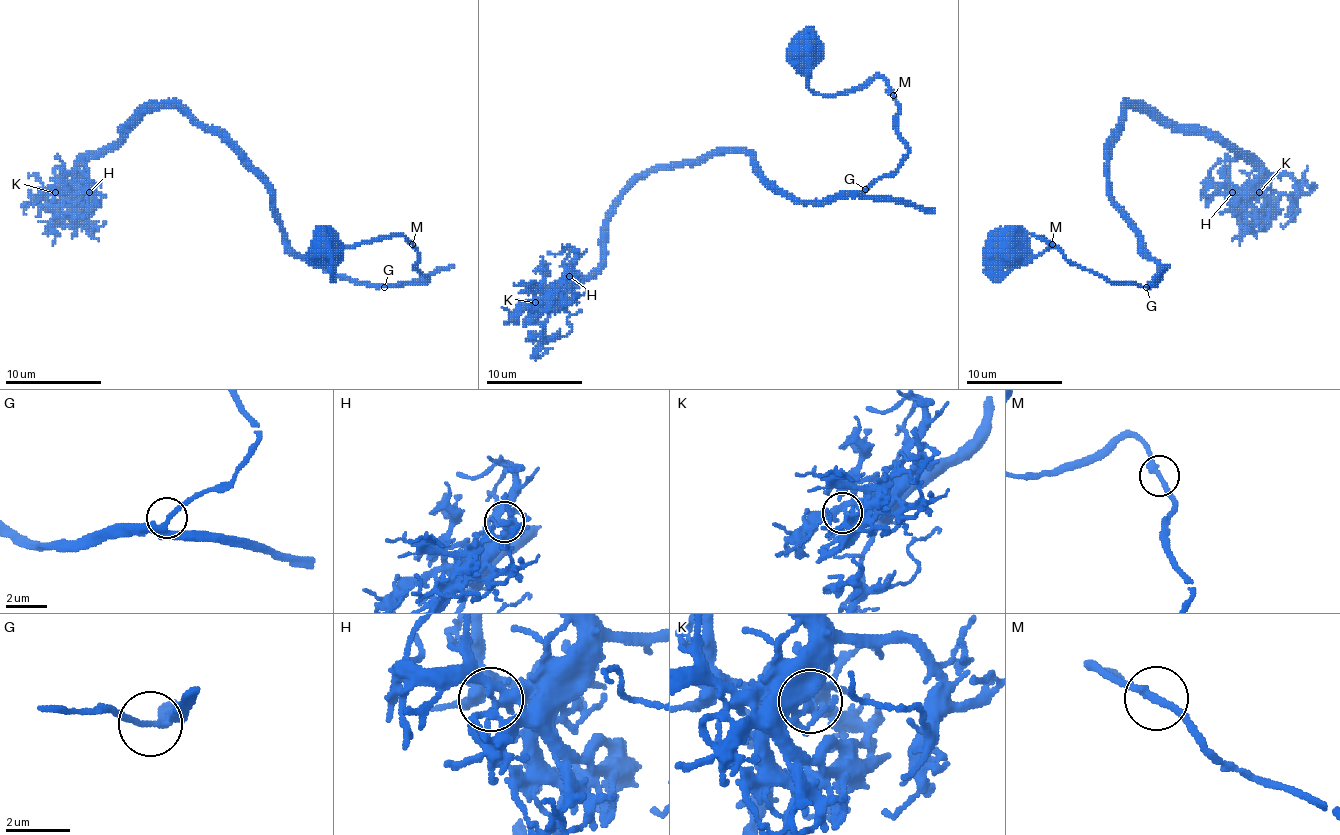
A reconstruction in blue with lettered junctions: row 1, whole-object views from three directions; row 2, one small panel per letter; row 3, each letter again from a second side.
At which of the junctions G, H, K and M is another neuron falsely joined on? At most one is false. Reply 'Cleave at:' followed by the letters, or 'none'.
Cleave at: none

